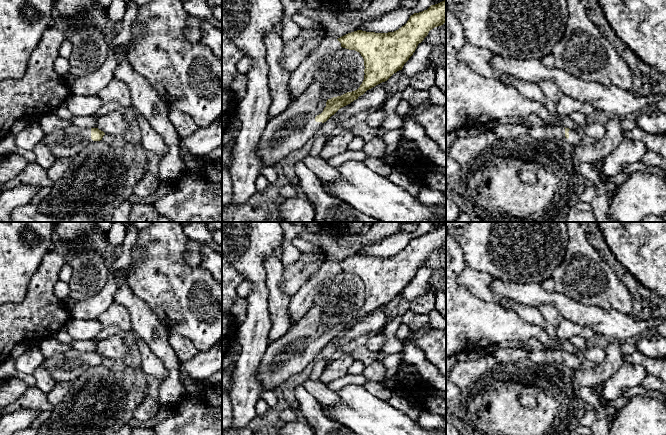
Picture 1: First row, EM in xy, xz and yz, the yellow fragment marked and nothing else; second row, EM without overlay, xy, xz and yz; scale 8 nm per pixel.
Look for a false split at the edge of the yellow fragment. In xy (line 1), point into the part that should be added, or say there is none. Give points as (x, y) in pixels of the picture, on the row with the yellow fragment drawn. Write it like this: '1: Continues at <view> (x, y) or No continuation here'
1: Continues at xy (68, 143)

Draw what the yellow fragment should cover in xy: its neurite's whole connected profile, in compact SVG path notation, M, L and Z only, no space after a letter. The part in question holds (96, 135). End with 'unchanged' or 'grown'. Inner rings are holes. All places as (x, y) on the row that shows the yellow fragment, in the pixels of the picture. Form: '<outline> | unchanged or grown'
M67 128L45 134L42 139L55 158L72 159L84 151L91 143L102 140L105 133L98 128Z | grown

